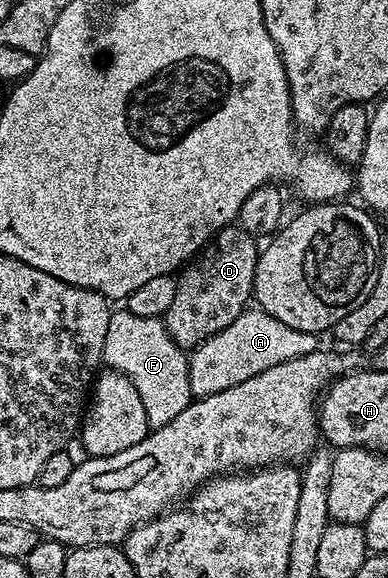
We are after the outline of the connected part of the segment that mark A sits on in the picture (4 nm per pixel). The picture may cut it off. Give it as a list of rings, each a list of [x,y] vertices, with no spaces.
[[[259,308],[247,309],[230,326],[226,326],[225,330],[212,335],[191,351],[188,377],[193,395],[199,398],[220,393],[230,386],[237,385],[238,382],[252,378],[262,370],[269,369],[270,366],[280,365],[296,357],[304,357],[319,349],[318,340],[320,338],[317,333],[294,330],[293,327],[266,315]]]

